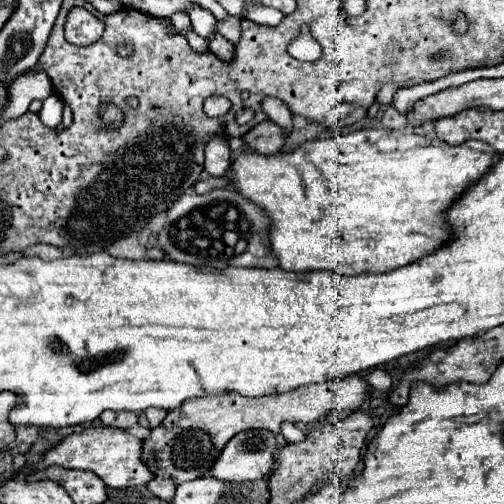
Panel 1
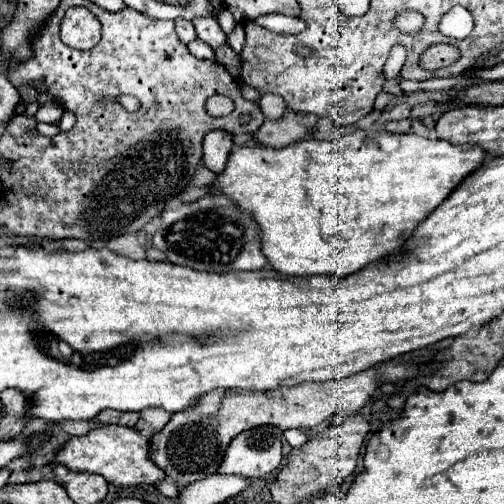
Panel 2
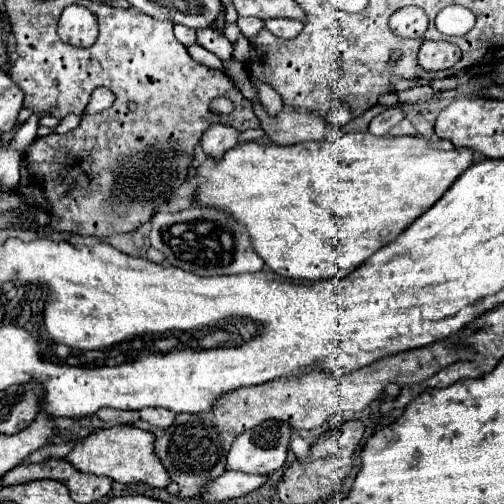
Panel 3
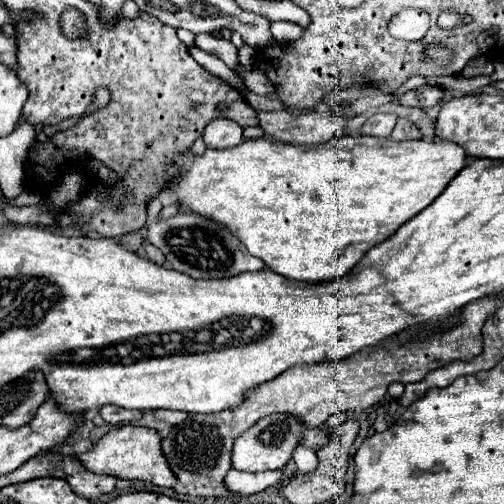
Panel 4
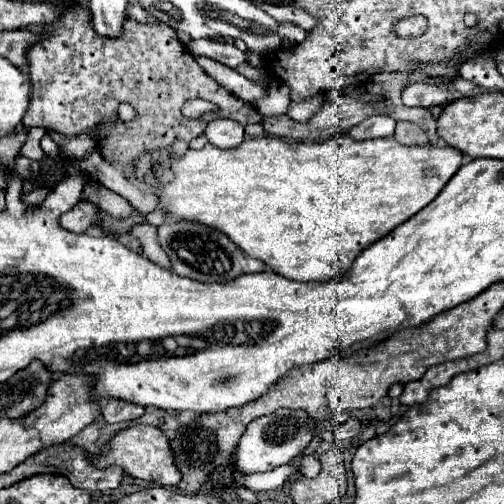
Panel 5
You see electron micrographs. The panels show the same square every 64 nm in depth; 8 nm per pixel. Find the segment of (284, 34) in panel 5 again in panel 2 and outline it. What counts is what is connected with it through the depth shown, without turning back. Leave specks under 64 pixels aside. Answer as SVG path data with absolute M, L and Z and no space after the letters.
M262 14L254 22L258 22L260 26L272 32L280 32L280 34L298 34L306 28L304 20L296 20L296 18L292 20L290 16L284 16L284 14Z

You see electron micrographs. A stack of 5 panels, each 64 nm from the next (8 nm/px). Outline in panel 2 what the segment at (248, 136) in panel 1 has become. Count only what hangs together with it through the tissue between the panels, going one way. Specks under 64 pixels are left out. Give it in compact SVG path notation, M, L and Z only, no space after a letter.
M288 110L282 120L264 120L264 124L252 134L256 142L268 148L284 148L304 136L310 136L310 128L304 128L300 124L300 114L292 110Z

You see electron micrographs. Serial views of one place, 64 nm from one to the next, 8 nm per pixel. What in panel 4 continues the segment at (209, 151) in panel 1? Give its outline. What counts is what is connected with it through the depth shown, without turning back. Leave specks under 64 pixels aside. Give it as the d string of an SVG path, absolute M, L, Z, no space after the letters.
M212 120L204 130L204 144L206 148L224 150L238 146L242 142L242 128L232 120Z

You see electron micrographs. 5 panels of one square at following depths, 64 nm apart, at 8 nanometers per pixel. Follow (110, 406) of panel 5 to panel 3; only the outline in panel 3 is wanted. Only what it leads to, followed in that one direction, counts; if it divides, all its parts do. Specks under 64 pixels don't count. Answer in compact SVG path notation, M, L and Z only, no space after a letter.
M102 408L100 412L96 412L96 416L106 422L106 424L134 424L140 414L138 412L124 412L124 410L116 410L116 408Z

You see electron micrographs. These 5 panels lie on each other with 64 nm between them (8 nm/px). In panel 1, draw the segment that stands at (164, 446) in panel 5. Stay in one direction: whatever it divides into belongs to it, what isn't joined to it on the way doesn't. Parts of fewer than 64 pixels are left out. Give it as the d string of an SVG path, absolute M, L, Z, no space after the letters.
M90 426L80 434L66 436L58 445L48 450L44 454L44 460L34 466L34 472L52 465L90 470L96 476L100 476L108 488L132 488L132 486L146 484L152 480L152 472L144 464L140 464L140 448L142 448L142 440L128 434L126 430Z

